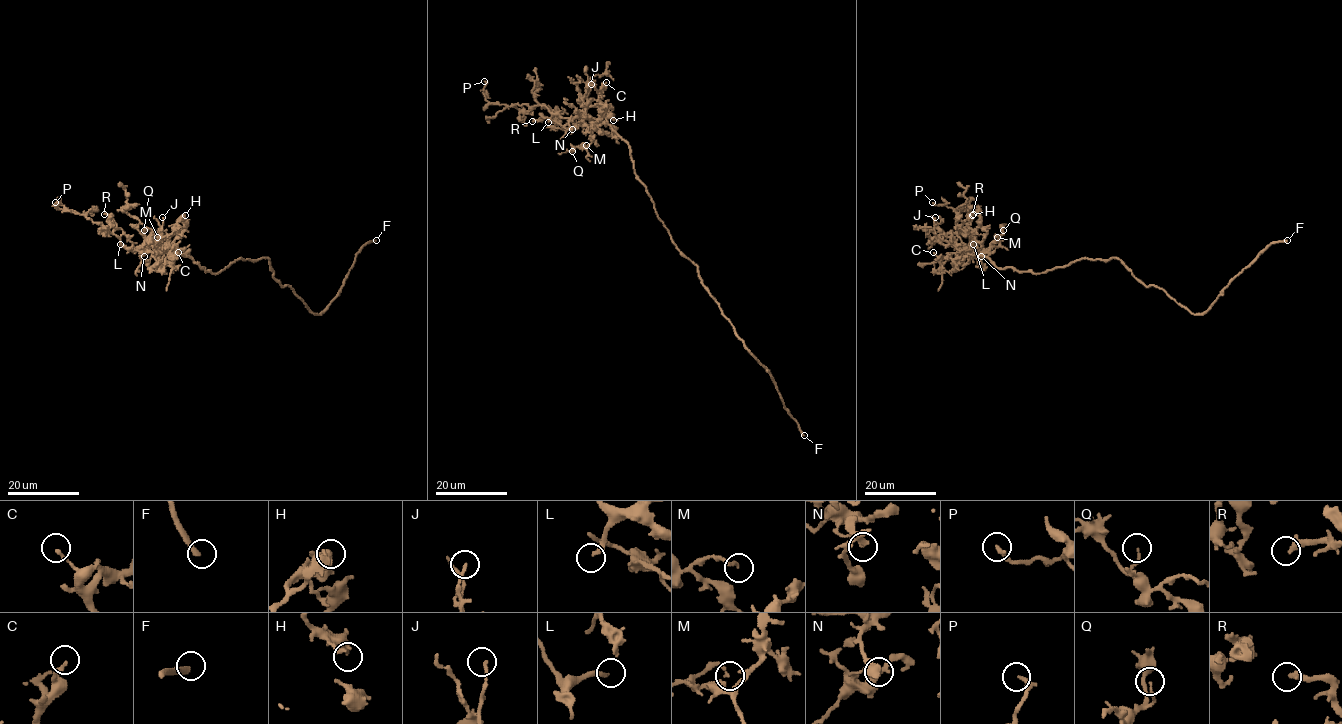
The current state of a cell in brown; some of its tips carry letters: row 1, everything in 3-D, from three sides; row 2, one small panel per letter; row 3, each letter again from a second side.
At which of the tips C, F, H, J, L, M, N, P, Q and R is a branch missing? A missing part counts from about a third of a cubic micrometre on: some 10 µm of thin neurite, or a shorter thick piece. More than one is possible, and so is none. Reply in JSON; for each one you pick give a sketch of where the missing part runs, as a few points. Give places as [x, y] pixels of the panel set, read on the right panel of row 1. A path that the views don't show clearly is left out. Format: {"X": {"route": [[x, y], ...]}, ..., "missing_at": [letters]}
{"missing_at": ["F", "L"]}

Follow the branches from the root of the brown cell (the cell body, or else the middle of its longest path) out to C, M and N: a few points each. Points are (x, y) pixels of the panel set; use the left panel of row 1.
C: (236, 260), (213, 274), (206, 272), (189, 257), (175, 254), (170, 258), (178, 252)
M: (236, 260), (219, 273), (206, 272), (177, 251), (163, 250), (162, 252), (162, 246), (150, 238), (157, 237)
N: (236, 260), (213, 274), (177, 251), (148, 251), (137, 247), (144, 256)

